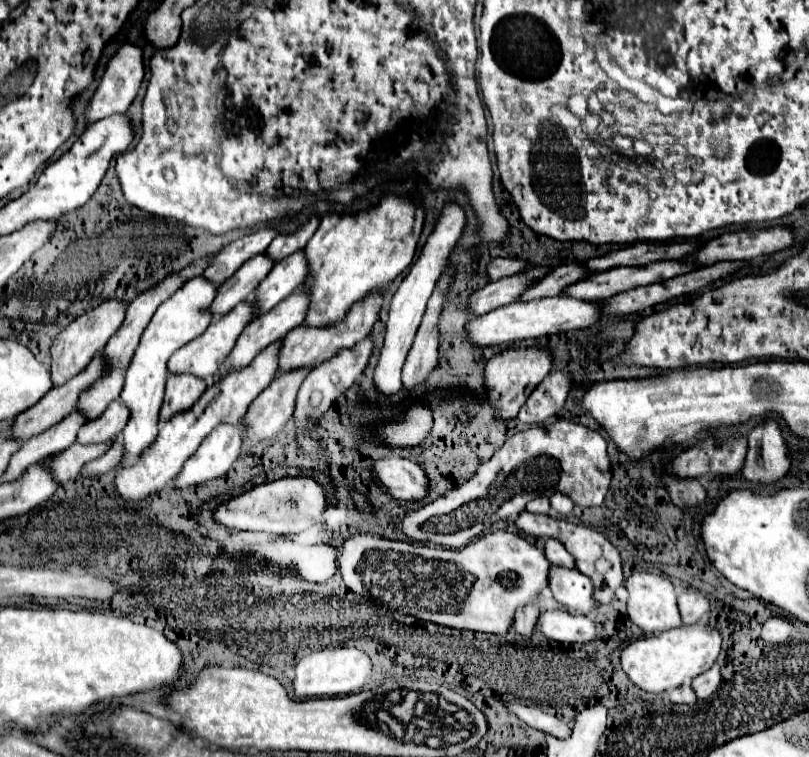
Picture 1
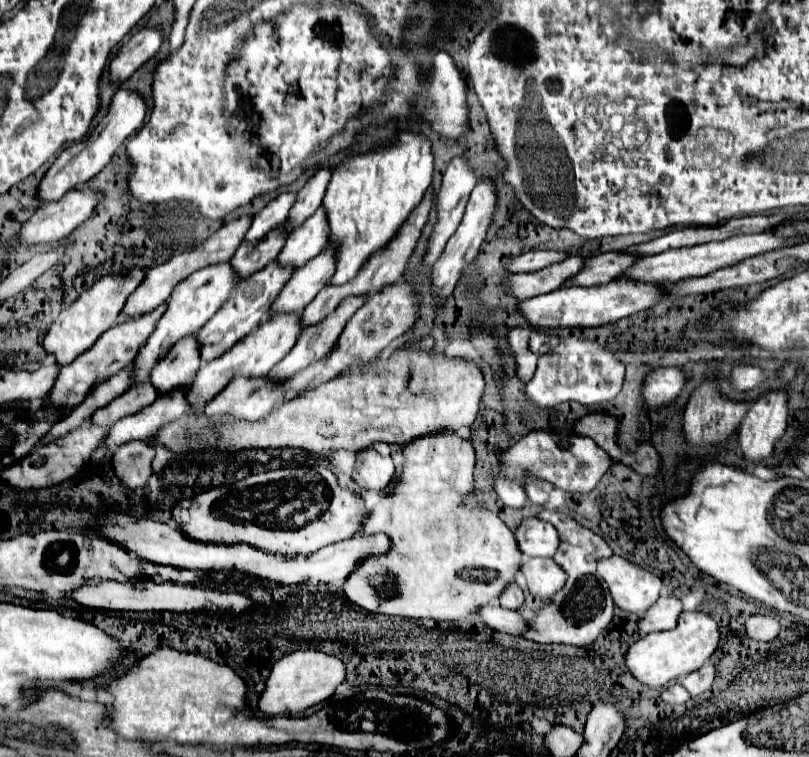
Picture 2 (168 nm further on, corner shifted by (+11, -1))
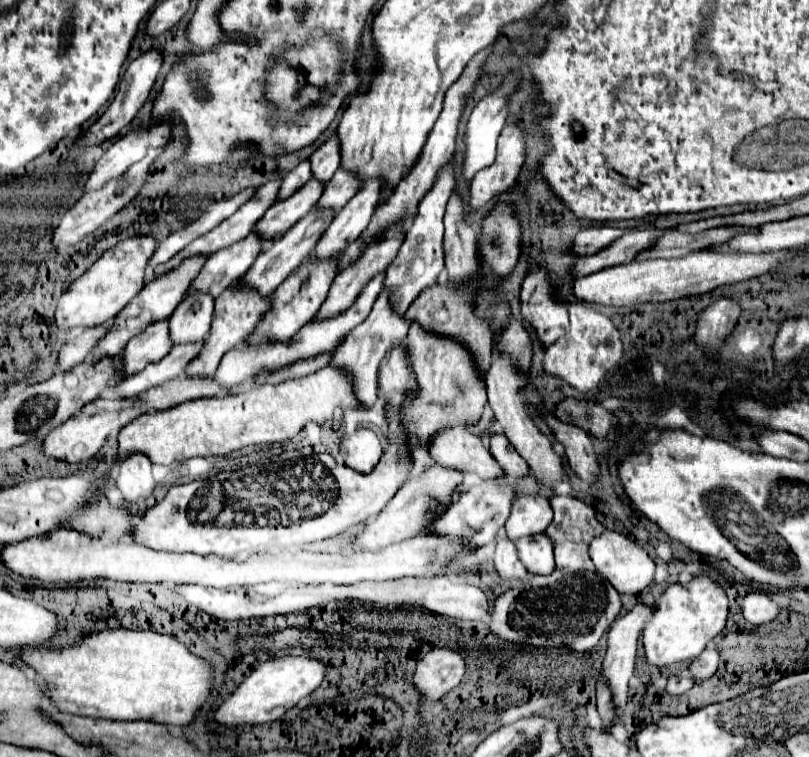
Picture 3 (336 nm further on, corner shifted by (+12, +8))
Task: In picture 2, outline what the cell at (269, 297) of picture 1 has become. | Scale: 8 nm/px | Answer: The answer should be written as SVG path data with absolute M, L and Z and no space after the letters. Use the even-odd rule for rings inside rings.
M321 208L305 220L301 228L297 228L285 242L283 250L277 256L279 266L291 266L299 270L305 266L311 258L315 258L325 248L325 234L329 226L325 226L325 214L321 214Z

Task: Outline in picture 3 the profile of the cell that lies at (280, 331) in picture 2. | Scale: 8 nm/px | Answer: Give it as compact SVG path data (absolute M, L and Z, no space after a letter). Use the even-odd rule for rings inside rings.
M330 257L330 259L306 259L278 289L276 293L272 293L272 309L264 315L264 319L256 325L254 333L250 333L246 337L246 343L256 345L262 341L290 341L298 329L308 323L320 309L320 305L324 303L330 285L336 277L338 271L338 257Z

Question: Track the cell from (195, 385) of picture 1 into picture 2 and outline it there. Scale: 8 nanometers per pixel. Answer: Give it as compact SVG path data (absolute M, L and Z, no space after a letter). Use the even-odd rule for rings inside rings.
M193 336L181 338L181 342L177 342L177 346L173 346L151 372L151 382L157 388L157 394L165 396L181 386L189 386L199 364L201 358L197 358L197 342L193 342Z

